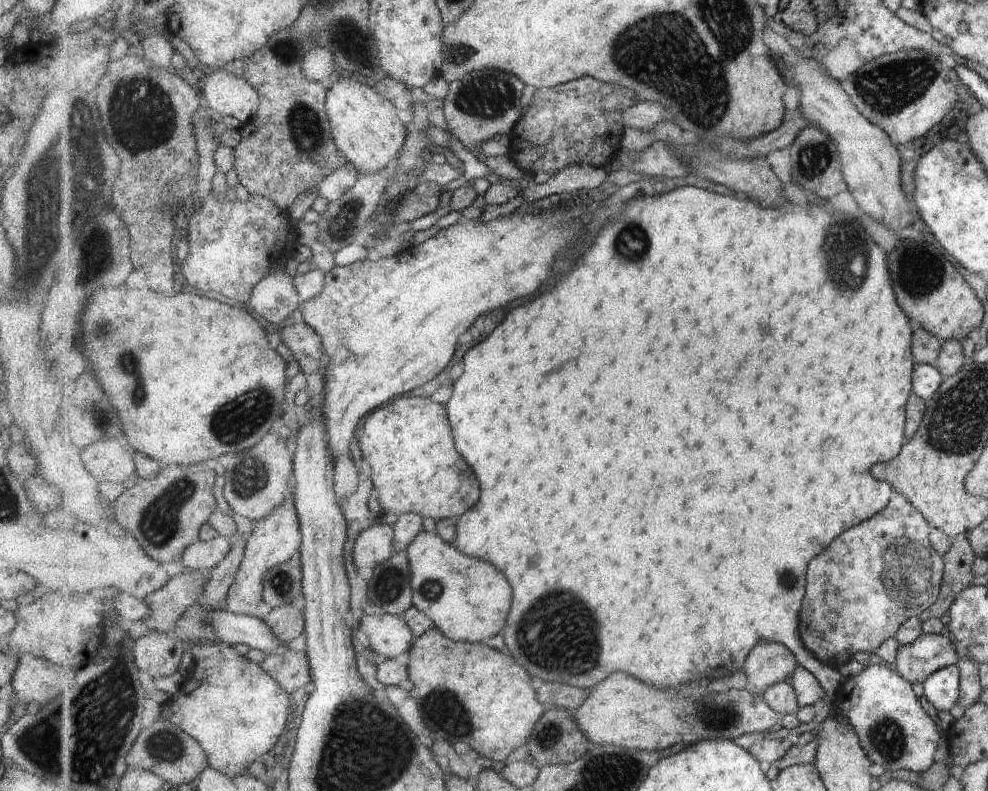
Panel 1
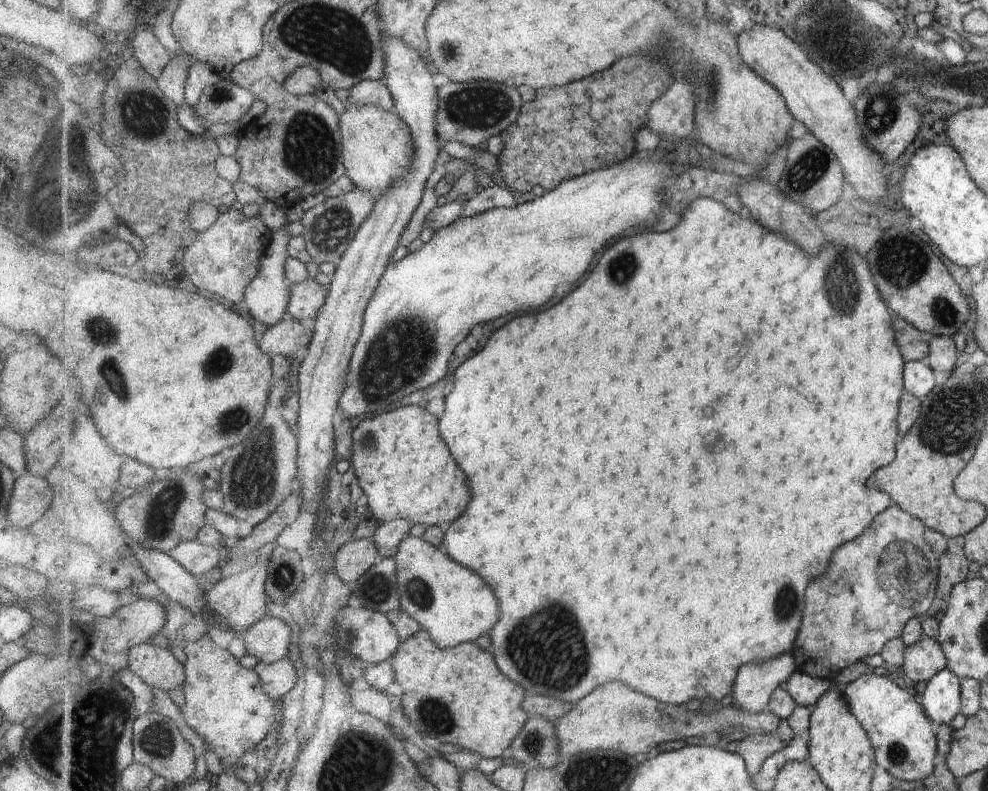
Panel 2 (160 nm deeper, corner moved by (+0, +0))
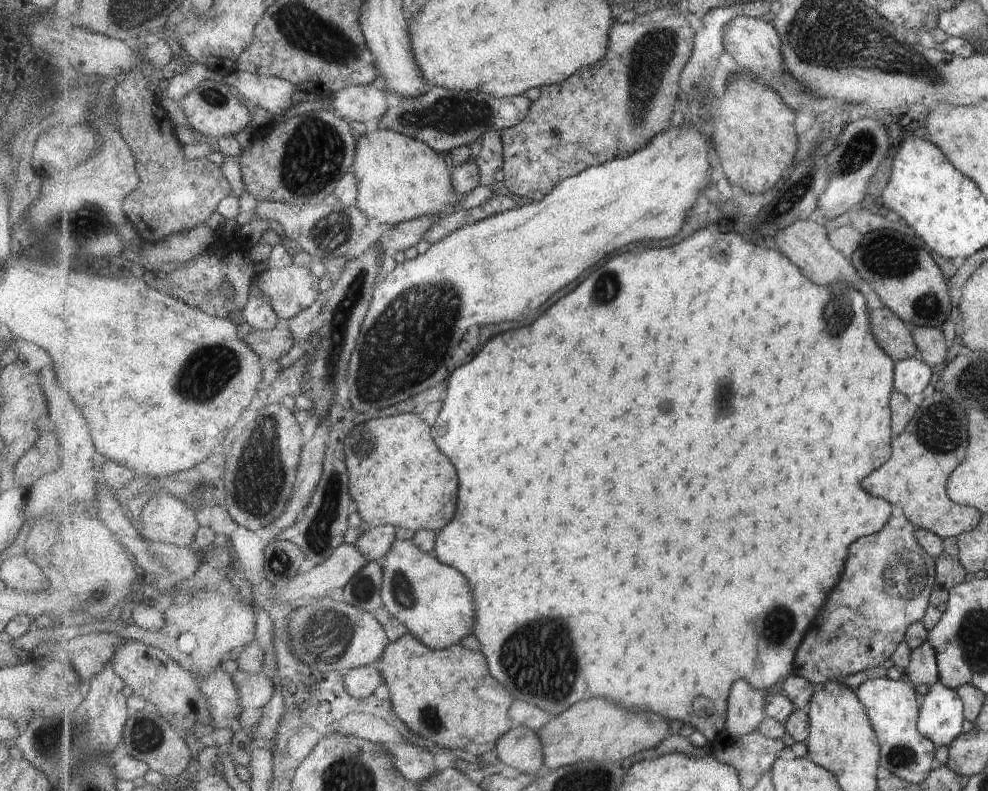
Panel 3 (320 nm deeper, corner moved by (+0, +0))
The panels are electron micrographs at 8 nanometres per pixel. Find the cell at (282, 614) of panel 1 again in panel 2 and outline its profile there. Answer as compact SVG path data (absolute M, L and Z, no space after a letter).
M268 617L243 634L247 654L259 661L276 663L285 659L291 642L291 628L281 620Z

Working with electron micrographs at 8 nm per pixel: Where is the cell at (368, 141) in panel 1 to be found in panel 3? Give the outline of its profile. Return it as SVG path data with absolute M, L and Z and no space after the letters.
M368 126L367 133L358 138L354 175L358 180L358 201L356 206L378 224L399 226L404 222L423 218L447 215L461 208L459 204L465 195L456 191L452 179L452 164L449 156L435 152L427 143L397 131Z

